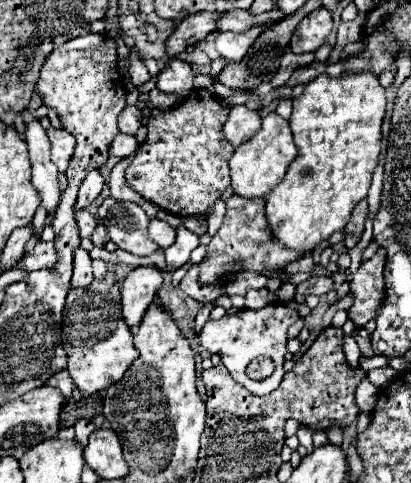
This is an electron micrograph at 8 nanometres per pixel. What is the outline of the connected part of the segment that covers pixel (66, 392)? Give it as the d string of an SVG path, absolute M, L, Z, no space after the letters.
M67 370L57 372L55 376L51 376L51 378L47 380L47 384L49 384L49 386L59 388L59 390L61 390L61 394L63 394L65 398L69 398L69 396L71 396L71 390L73 390L73 380L71 380L71 376L69 376L69 372L67 372Z

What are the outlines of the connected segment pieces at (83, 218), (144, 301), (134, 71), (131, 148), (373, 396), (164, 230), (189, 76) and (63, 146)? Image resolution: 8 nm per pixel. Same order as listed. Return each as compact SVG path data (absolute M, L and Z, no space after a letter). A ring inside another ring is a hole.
M87 210L75 212L75 220L77 220L77 228L79 228L79 236L81 238L89 238L93 234L95 226L99 224L97 222L97 216L91 214L91 212L87 212Z
M141 266L129 272L121 284L121 302L123 302L123 320L131 330L137 330L149 304L155 300L157 290L163 282L161 272L155 266Z
M143 60L131 62L131 66L129 66L129 76L131 76L131 82L133 82L135 86L141 86L141 84L145 84L145 82L151 78L151 74L147 72L147 66L145 66Z
M117 134L115 140L109 144L109 154L117 156L117 158L127 158L127 156L135 154L137 148L139 148L139 144L137 144L137 140L133 136Z
M363 380L359 386L357 386L357 404L361 408L361 412L371 412L375 402L377 402L377 388L369 382L369 380Z
M151 220L149 236L151 236L151 240L155 240L165 250L165 248L169 248L175 242L175 228L169 226L163 220Z
M169 60L169 64L163 68L163 72L157 76L157 88L167 94L179 94L187 96L193 90L193 70L183 60Z
M49 128L47 136L51 140L51 160L57 164L59 172L65 172L73 156L75 138L67 130L55 130L55 128Z

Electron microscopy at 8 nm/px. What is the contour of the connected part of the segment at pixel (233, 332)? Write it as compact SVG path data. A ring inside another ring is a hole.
M271 302L261 310L239 310L233 316L225 316L221 320L207 320L205 328L201 330L201 346L207 349L211 354L217 354L221 358L221 362L227 366L227 370L231 372L231 376L245 386L251 394L255 396L267 396L271 394L283 380L283 362L285 362L285 352L287 352L287 330L293 322L299 320L299 312L287 304L281 302ZM257 356L271 356L275 362L275 372L265 378L265 380L249 380L249 376L245 374L247 364L257 358Z

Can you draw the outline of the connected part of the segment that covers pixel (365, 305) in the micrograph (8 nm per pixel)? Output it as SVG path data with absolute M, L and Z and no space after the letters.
M377 250L377 254L371 260L365 260L351 276L351 292L355 294L355 302L347 314L357 328L363 328L369 320L373 320L385 300L385 262L387 252Z

